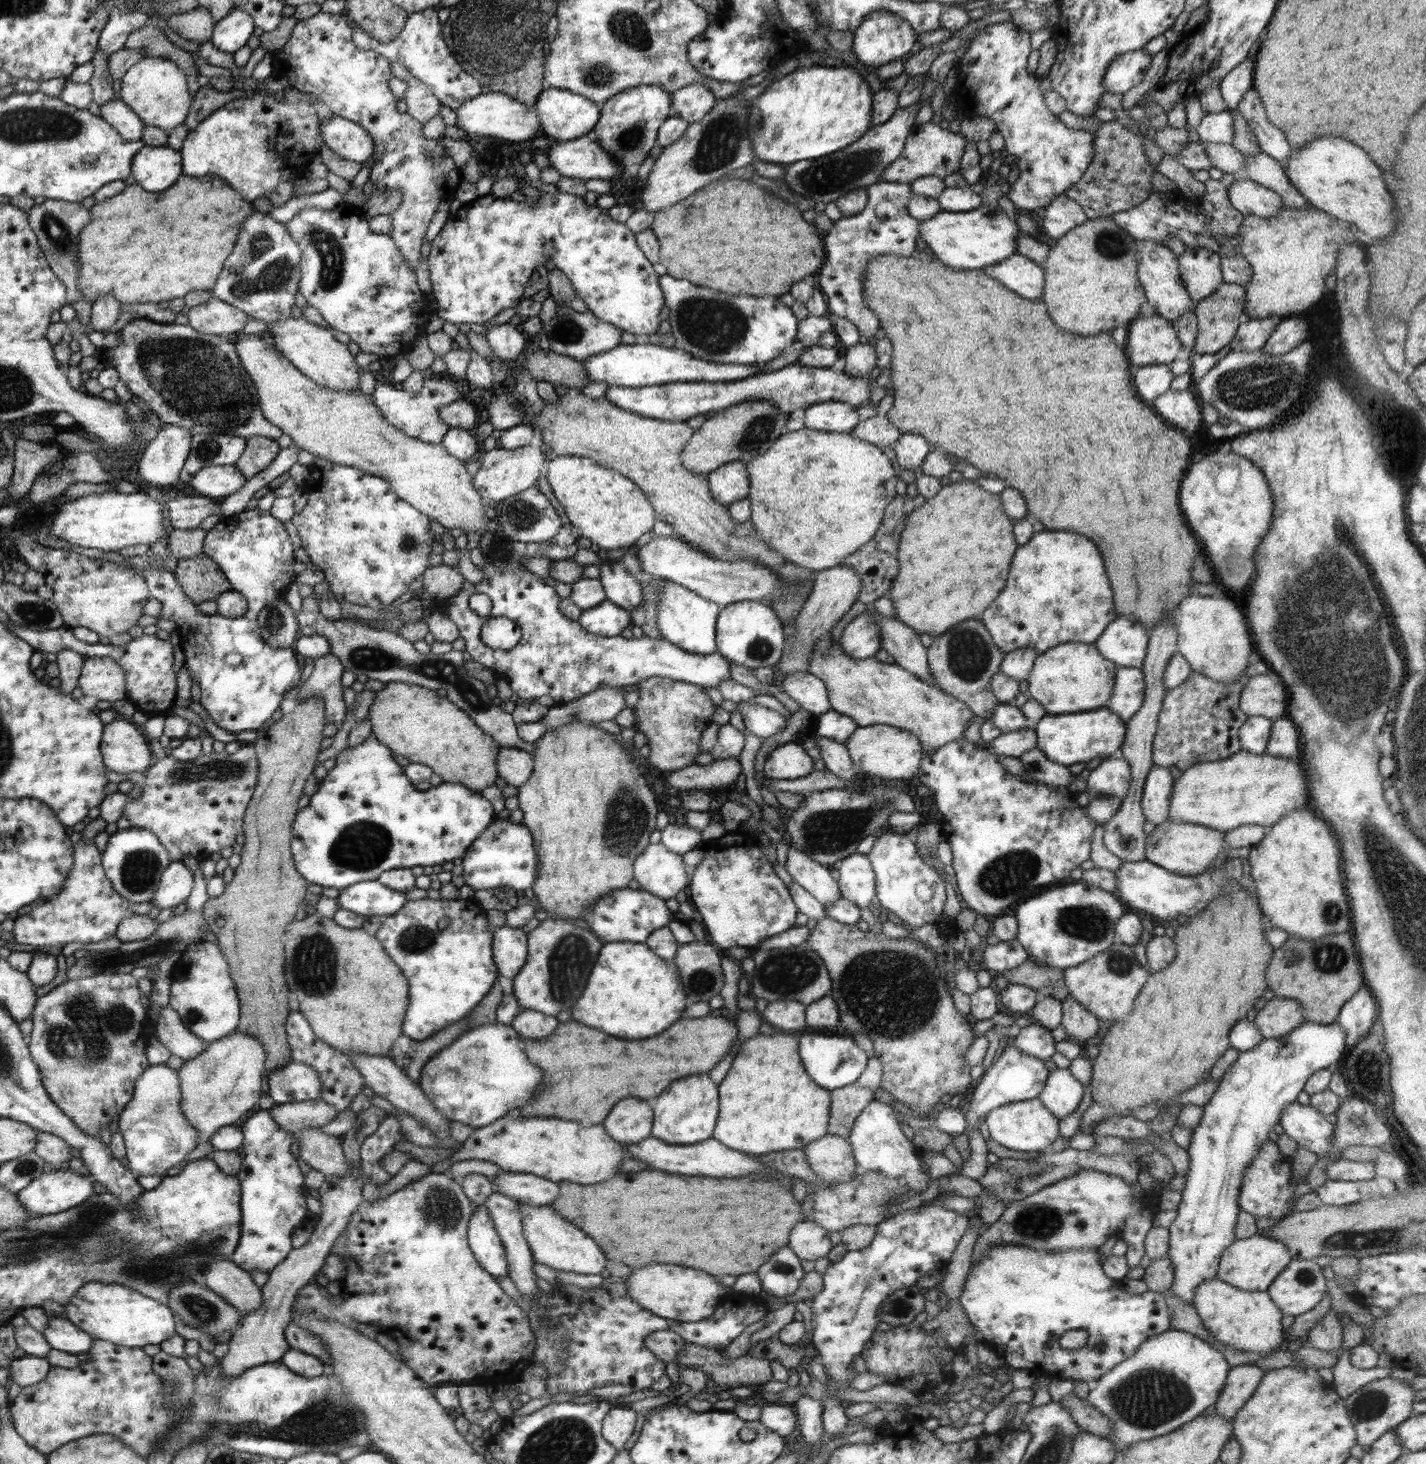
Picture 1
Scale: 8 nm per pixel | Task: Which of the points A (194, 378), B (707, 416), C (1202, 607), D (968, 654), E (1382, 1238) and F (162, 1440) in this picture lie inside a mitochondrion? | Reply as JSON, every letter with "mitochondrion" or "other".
{"A":"mitochondrion","B":"other","C":"other","D":"mitochondrion","E":"mitochondrion","F":"mitochondrion"}

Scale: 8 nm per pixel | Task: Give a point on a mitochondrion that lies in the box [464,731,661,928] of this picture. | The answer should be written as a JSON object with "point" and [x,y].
{"point":[627,820]}

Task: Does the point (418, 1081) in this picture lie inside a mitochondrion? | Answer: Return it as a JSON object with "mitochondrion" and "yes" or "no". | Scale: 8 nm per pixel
{"mitochondrion":"no"}

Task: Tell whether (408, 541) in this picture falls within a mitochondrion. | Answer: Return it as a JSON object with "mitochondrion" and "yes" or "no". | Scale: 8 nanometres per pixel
{"mitochondrion":"yes"}

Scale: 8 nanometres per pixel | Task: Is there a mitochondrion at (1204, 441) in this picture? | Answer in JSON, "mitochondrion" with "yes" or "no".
{"mitochondrion":"no"}

